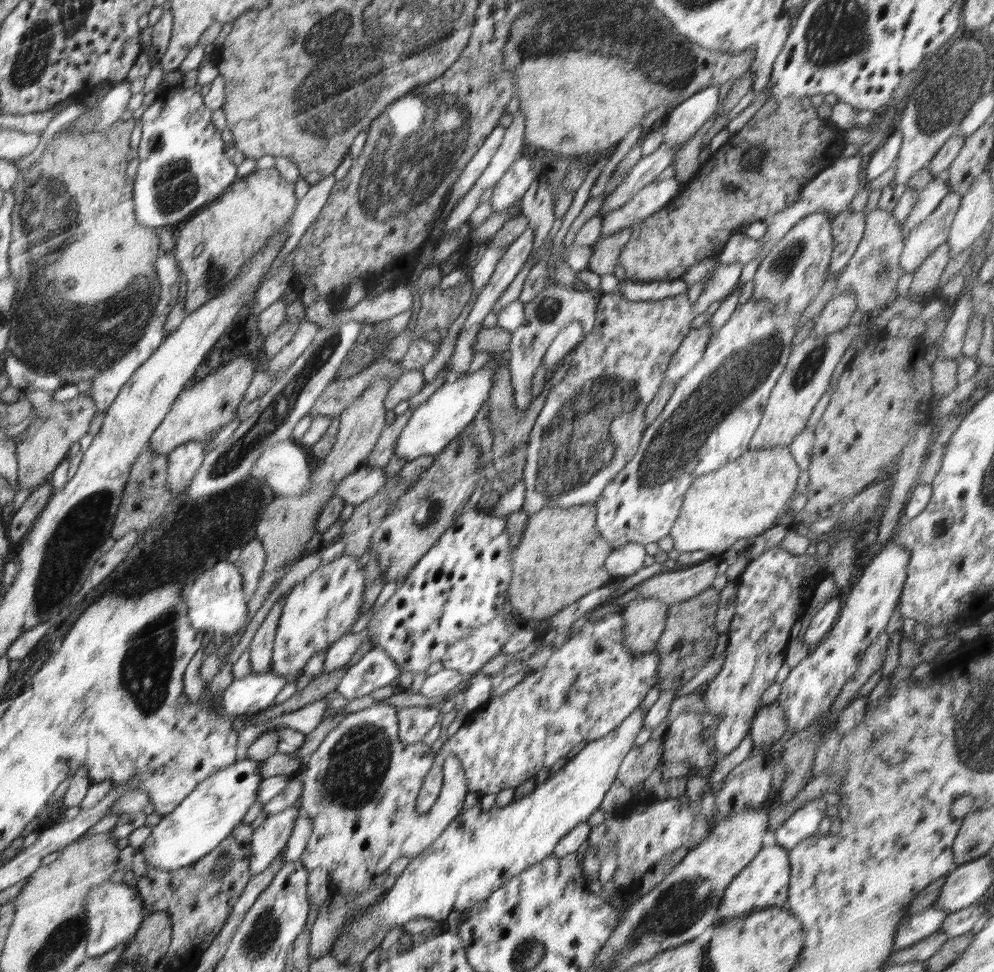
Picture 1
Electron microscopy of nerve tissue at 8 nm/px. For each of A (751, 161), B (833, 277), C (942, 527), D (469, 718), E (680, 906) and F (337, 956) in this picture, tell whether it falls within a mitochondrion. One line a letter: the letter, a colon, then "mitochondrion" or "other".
A: mitochondrion
B: other
C: other
D: other
E: mitochondrion
F: other

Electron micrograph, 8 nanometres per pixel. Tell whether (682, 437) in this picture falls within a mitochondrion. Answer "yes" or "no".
yes

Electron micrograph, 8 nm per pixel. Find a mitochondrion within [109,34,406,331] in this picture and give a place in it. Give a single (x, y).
(175, 184)

